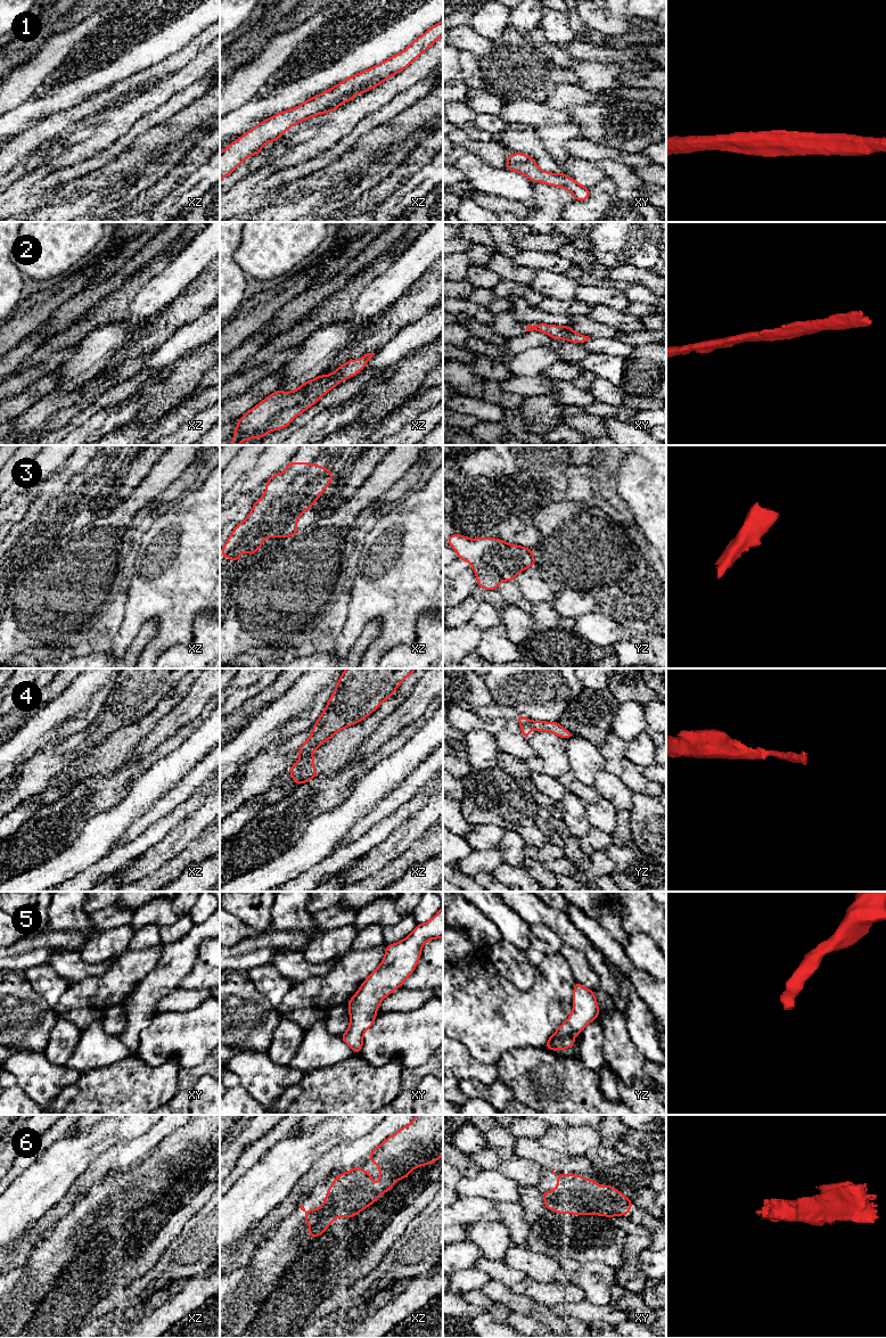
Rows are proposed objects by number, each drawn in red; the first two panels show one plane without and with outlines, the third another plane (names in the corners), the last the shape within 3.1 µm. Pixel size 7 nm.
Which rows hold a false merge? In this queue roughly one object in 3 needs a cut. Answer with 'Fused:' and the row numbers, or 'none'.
Fused: 4

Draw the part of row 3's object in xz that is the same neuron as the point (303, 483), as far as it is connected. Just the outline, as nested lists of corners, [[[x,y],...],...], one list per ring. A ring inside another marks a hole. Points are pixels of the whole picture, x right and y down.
[[[289,461],[282,474],[276,473],[268,479],[265,493],[229,535],[221,557],[240,560],[243,551],[254,557],[265,537],[296,535],[297,518],[311,509],[333,478],[326,467]]]

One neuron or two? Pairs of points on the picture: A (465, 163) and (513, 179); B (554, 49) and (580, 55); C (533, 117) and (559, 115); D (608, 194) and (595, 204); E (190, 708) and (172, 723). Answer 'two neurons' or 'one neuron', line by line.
A: one neuron
B: two neurons
C: one neuron
D: one neuron
E: one neuron

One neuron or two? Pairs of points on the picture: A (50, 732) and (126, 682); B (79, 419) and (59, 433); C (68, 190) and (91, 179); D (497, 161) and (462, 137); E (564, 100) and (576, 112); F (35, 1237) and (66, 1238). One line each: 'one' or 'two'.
A: two
B: one
C: one
D: one
E: two
F: two

